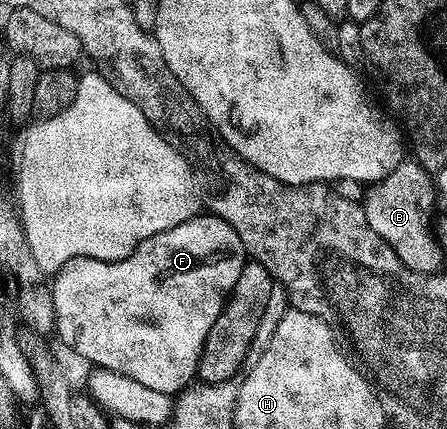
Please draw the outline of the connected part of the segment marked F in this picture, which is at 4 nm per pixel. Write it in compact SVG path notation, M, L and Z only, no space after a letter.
M197 214L192 219L182 222L182 226L174 226L162 234L146 238L146 242L142 242L130 255L121 260L95 260L85 256L67 260L51 281L56 315L55 335L60 335L61 342L70 351L77 352L84 360L89 360L89 365L117 372L126 378L132 378L134 382L142 382L142 386L150 386L150 390L162 390L162 394L175 397L197 379L196 367L200 361L202 346L206 342L206 334L210 334L214 318L218 318L218 314L224 309L224 302L234 282L238 282L238 274L242 274L245 263L246 253L242 246L242 238L238 238L236 231L225 220L219 220L211 214Z

